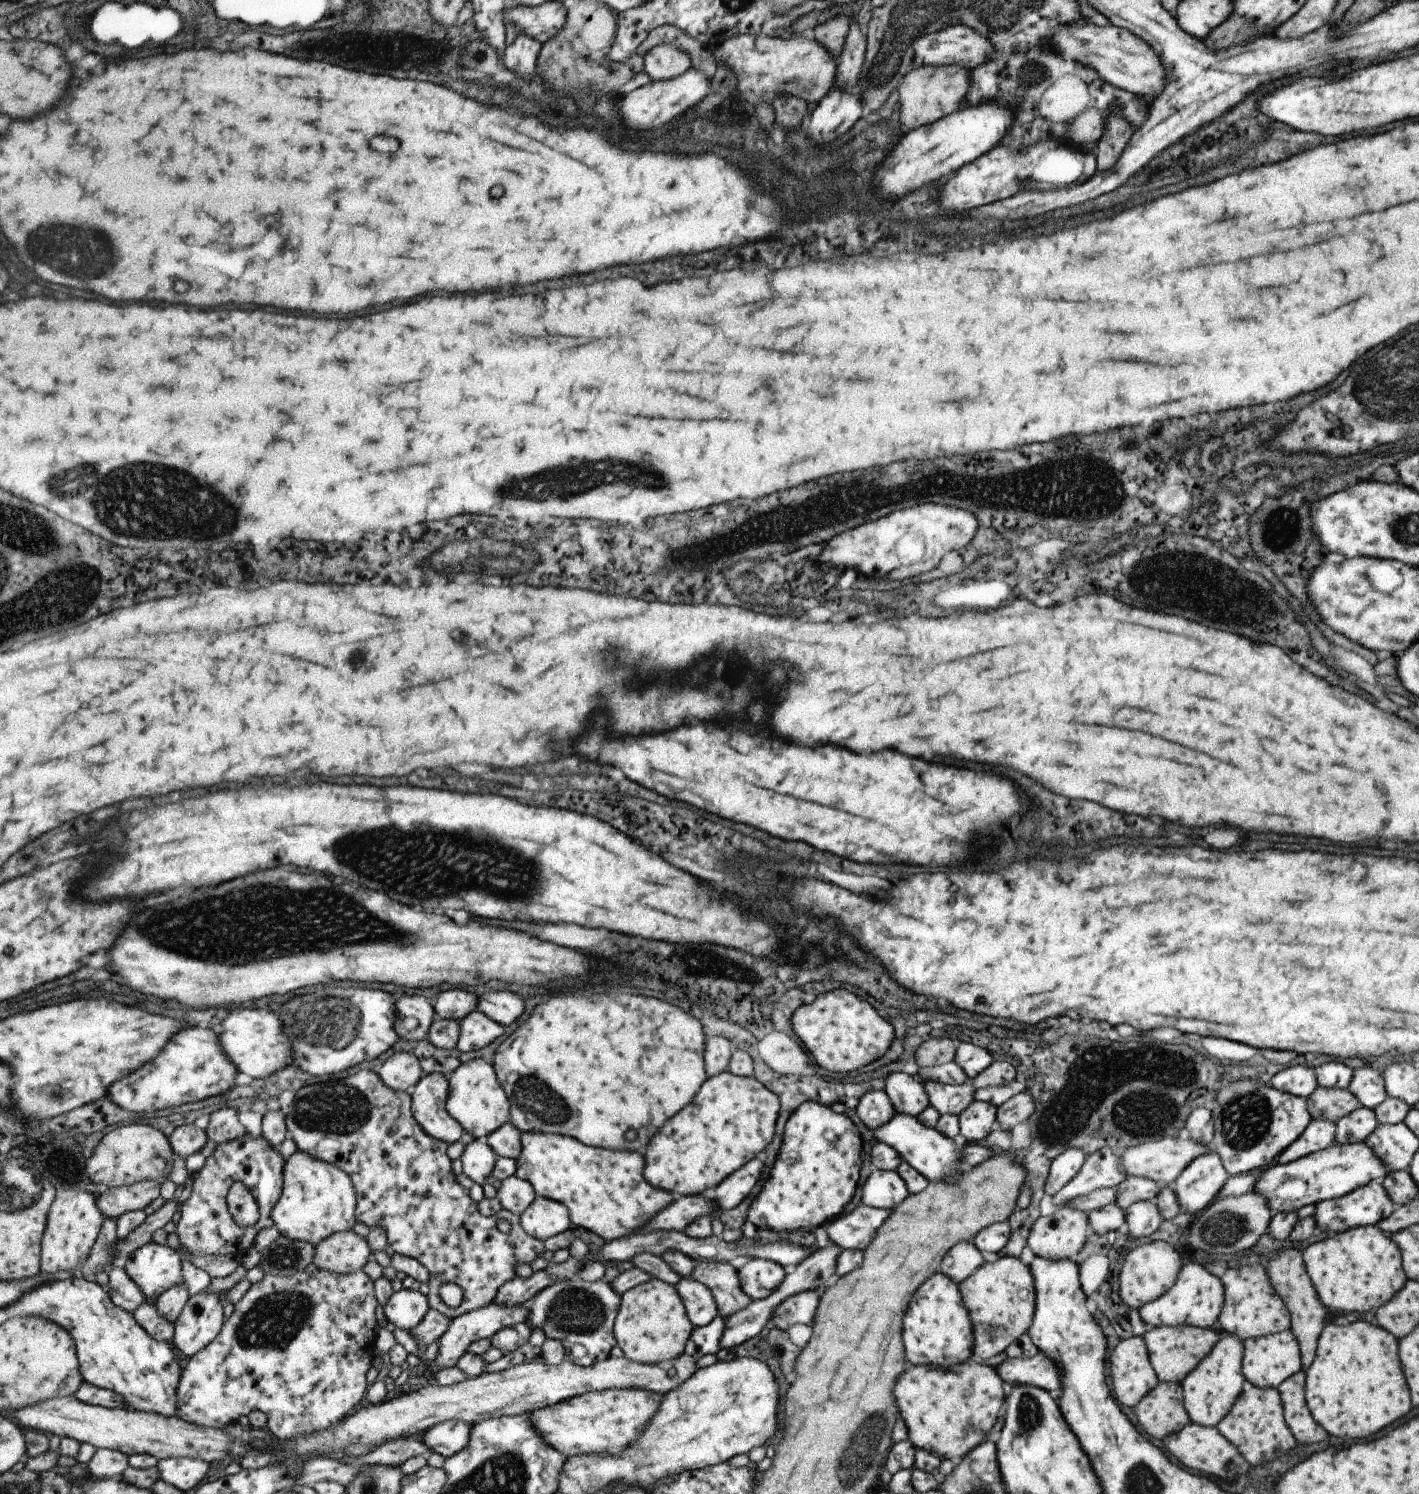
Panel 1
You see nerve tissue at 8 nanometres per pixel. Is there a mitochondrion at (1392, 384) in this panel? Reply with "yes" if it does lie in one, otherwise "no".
yes

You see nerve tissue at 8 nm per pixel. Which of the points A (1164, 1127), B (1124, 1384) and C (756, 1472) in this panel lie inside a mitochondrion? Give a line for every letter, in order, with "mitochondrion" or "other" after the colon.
A: mitochondrion
B: other
C: other

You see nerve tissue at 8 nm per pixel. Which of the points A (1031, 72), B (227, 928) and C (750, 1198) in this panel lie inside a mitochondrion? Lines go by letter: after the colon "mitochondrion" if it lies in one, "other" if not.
A: mitochondrion
B: mitochondrion
C: other

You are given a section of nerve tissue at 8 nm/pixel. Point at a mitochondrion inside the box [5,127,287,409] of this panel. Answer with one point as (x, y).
(85, 250)

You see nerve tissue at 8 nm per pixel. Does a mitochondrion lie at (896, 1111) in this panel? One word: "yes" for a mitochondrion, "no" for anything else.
no

